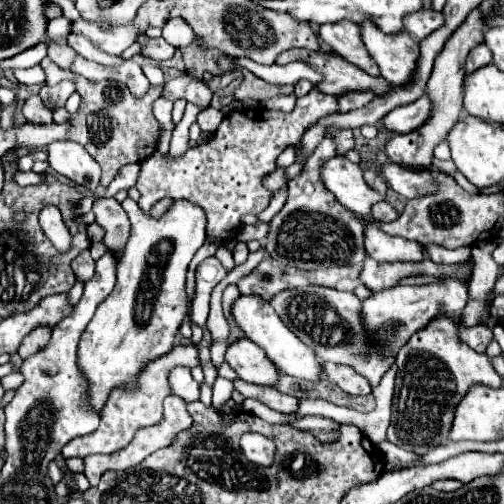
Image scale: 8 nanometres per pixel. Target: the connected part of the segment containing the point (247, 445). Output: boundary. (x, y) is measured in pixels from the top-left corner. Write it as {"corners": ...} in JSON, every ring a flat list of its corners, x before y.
{"corners":[[244,433,240,439,240,449,248,457,248,461,256,465,272,465,276,455,276,445,272,439,260,435,260,433]]}

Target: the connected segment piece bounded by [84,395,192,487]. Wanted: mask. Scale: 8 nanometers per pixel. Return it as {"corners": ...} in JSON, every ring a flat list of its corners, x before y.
{"corners":[[168,395,164,399,164,417,162,417,160,423,156,423,152,427,138,429,136,435,134,435,134,439,122,451,116,451,116,453,110,453,110,455,90,455,90,457,84,457,84,475,90,481,90,485,96,487,104,471,126,471,126,469,136,467,138,461,144,461,150,453,154,453,154,451,158,451,162,447,172,445,176,441,178,433,184,431,184,429,188,429,190,425,192,425,192,417,186,411,186,403,182,399,176,399,174,395]]}

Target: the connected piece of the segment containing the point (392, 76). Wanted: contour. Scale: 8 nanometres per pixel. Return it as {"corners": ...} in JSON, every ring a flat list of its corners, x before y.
{"corners":[[370,21,360,25,364,45,372,53,372,59,380,67,380,75,398,87,410,85,418,63,420,47,410,33,398,33,398,37,386,37,380,29,374,29]]}

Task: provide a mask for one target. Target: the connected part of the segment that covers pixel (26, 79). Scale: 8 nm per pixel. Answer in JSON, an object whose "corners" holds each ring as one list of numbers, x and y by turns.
{"corners":[[36,65,36,67,30,67,30,69,16,69,14,77,22,85,40,85,40,83,44,83,46,73,44,73,44,69,40,65]]}

